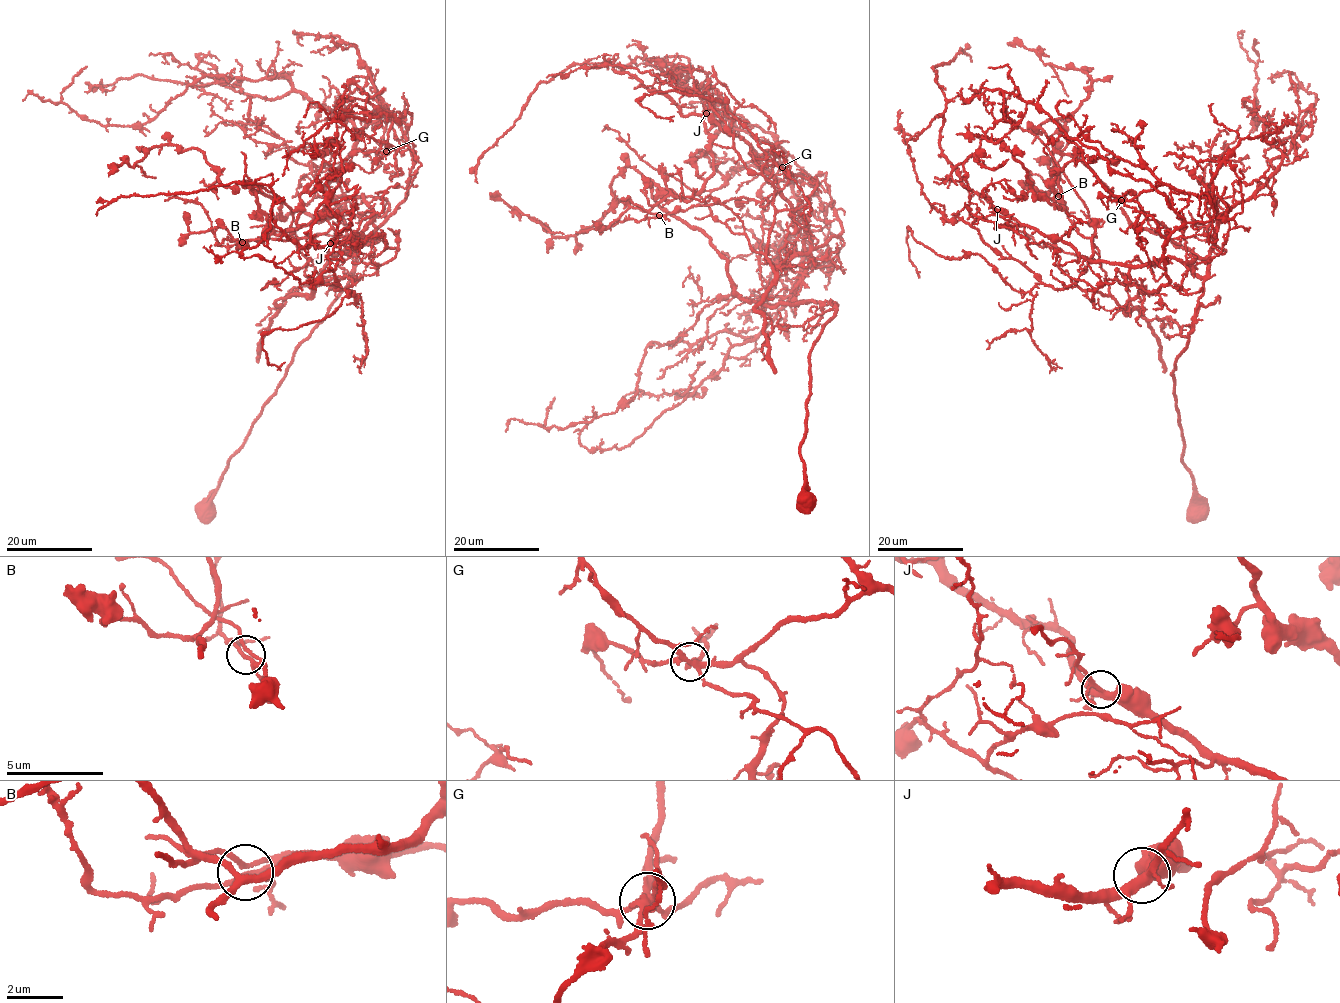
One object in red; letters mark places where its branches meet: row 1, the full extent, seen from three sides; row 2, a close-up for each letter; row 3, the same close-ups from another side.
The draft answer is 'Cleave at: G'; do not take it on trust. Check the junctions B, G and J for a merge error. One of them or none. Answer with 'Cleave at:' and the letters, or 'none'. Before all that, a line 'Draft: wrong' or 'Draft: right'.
Draft: right
Cleave at: G

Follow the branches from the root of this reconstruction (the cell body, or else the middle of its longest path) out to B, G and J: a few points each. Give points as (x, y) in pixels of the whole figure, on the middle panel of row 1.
B: (802, 503), (808, 355), (837, 305), (797, 300), (809, 260), (805, 216), (778, 192), (659, 215)
G: (802, 503), (799, 451), (810, 392), (808, 355), (837, 305), (789, 299), (811, 243), (793, 181), (782, 167)
J: (802, 503), (808, 355), (836, 305), (797, 300), (809, 260), (805, 216), (751, 147), (706, 113)

